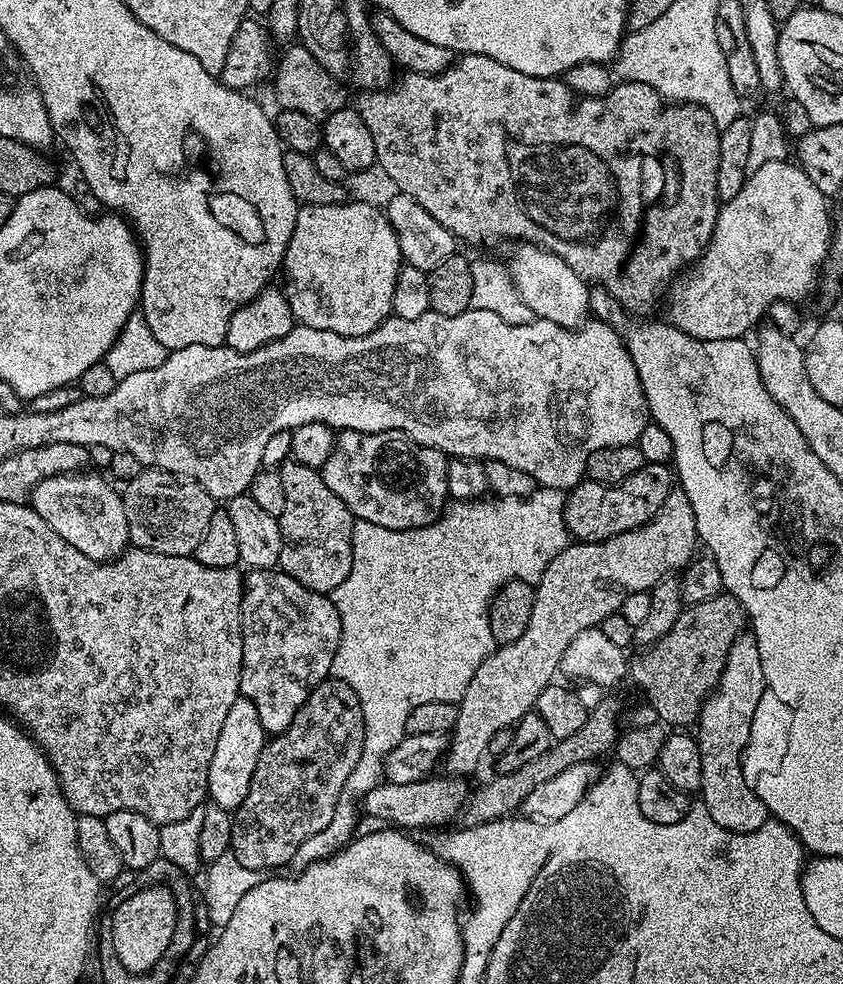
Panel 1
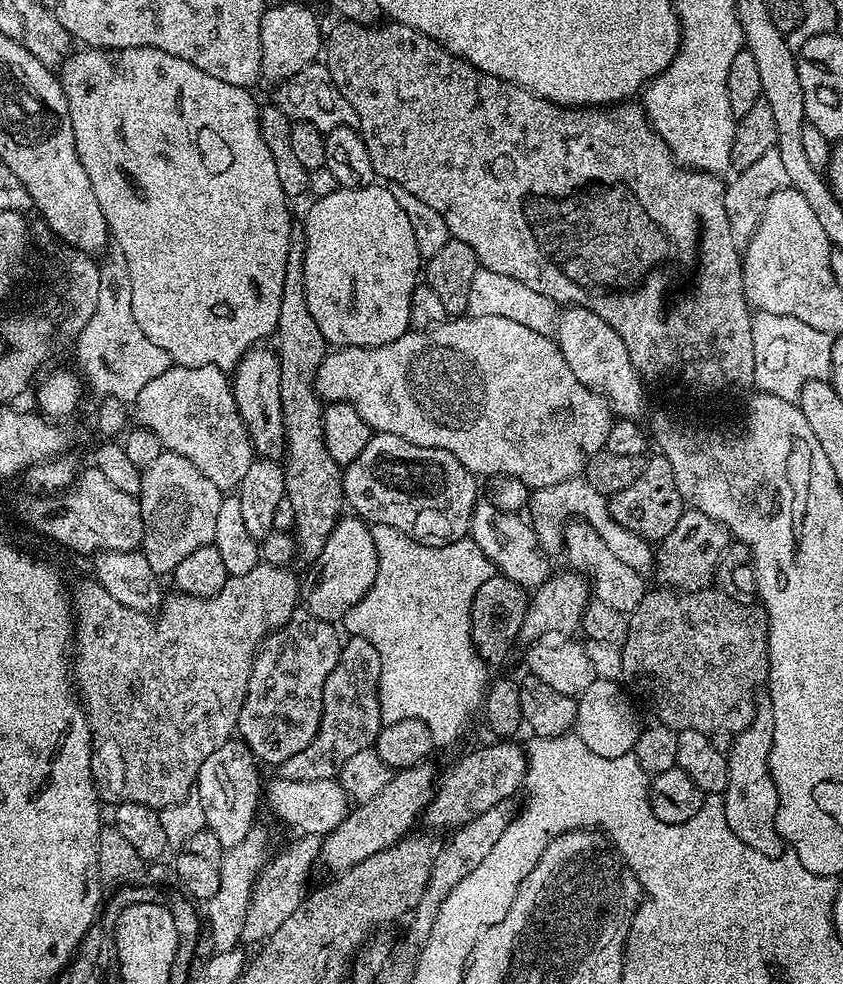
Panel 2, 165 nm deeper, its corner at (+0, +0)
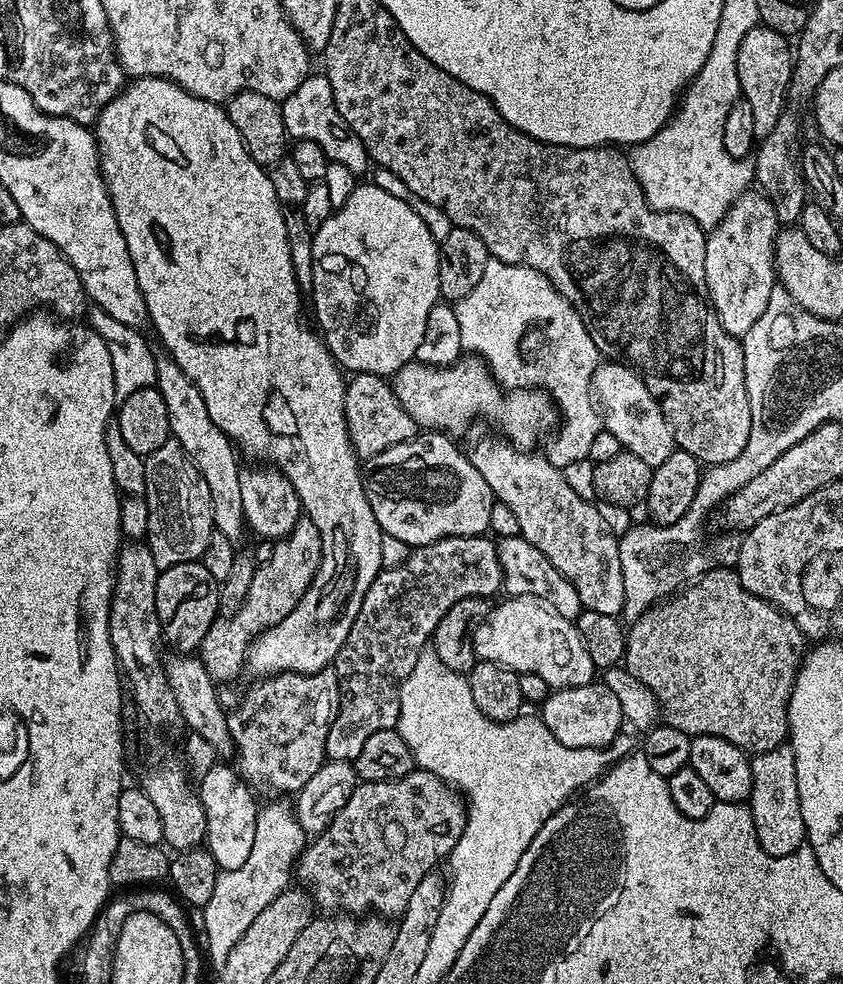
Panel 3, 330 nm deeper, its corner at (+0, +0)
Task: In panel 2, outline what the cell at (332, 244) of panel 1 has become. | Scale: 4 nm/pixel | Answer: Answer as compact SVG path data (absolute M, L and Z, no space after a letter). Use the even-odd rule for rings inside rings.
M375 182L360 189L340 188L334 194L326 194L311 202L313 204L308 208L308 217L302 221L306 242L304 251L306 302L310 306L310 314L314 314L314 322L318 322L318 330L322 330L325 341L336 348L377 348L402 338L402 334L410 328L410 294L414 294L416 285L421 279L422 258L418 254L418 242L414 242L414 230L410 226L410 221L406 219L402 206L398 206L391 187L381 186Z

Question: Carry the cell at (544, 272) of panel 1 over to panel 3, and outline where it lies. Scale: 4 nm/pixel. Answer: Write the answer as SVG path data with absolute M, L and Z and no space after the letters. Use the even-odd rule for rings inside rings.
M615 362L601 363L592 376L592 390L602 413L603 427L614 434L614 438L618 438L623 451L642 458L642 462L653 469L662 466L662 462L670 458L676 448L672 431L659 402L654 394L650 394L650 390L646 390L642 378L635 370Z

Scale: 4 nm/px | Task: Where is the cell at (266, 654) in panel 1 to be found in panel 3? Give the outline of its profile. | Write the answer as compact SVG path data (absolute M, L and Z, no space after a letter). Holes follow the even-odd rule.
M329 666L316 673L282 672L261 679L248 692L248 697L228 712L228 729L232 735L235 755L240 755L238 771L245 781L276 792L299 792L314 774L324 765L326 759L326 734L336 717L340 705L340 687L335 667Z

